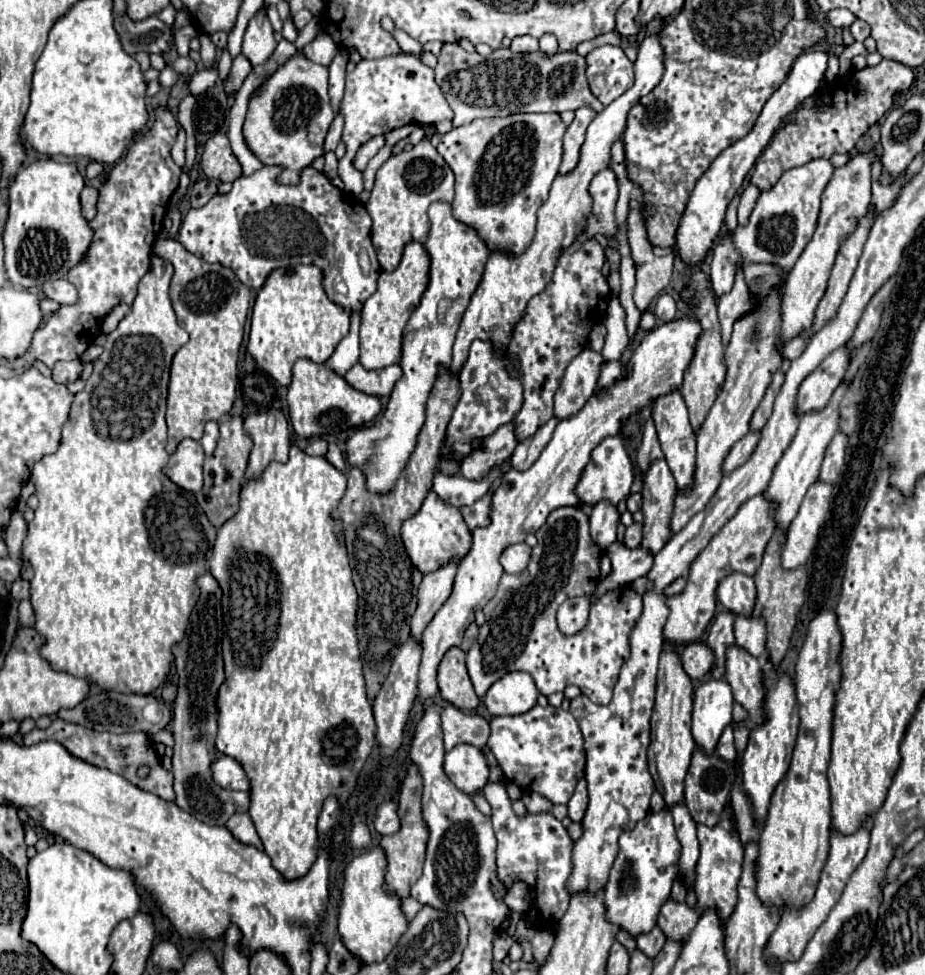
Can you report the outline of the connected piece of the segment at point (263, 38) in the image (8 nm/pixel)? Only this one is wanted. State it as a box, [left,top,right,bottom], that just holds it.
[243,9,277,67]

